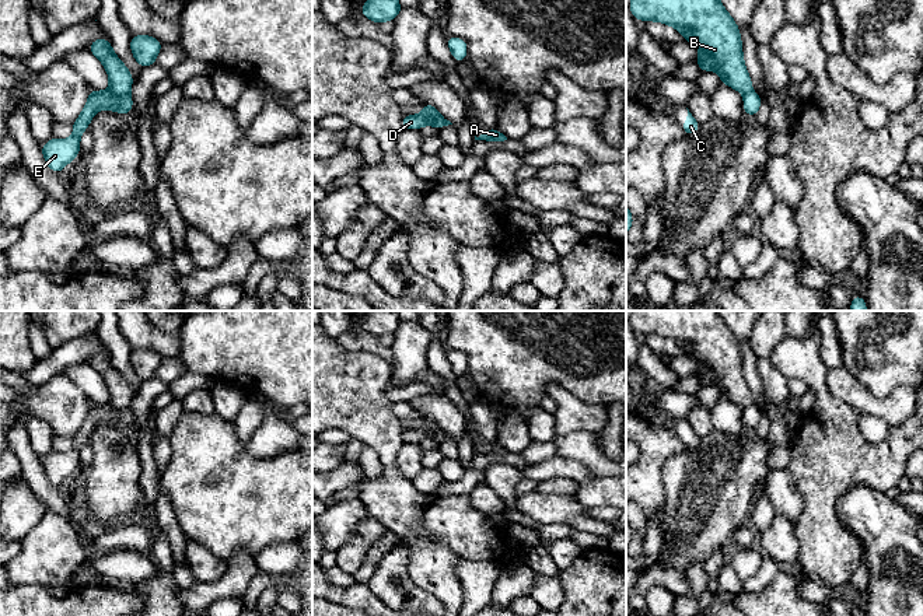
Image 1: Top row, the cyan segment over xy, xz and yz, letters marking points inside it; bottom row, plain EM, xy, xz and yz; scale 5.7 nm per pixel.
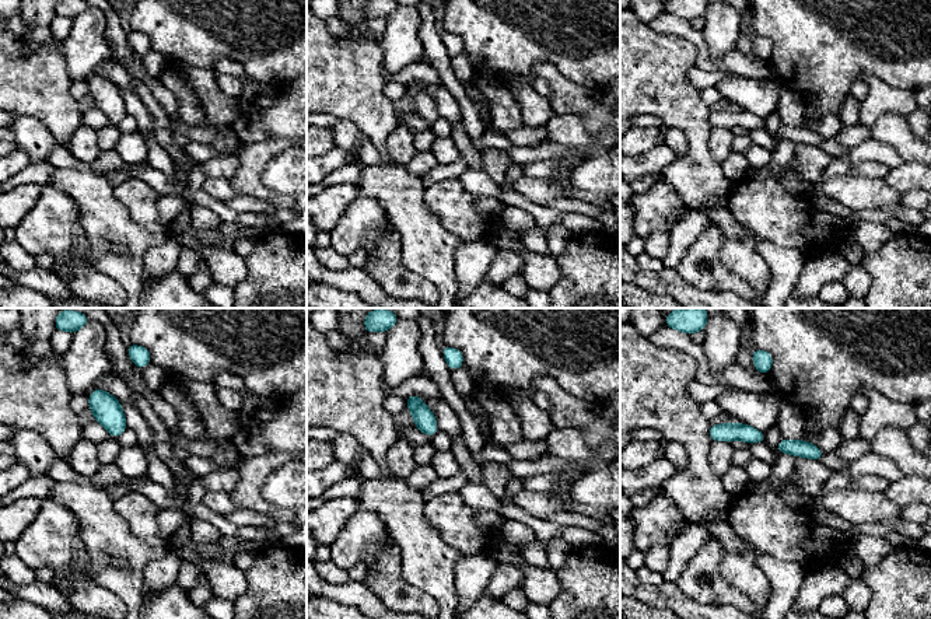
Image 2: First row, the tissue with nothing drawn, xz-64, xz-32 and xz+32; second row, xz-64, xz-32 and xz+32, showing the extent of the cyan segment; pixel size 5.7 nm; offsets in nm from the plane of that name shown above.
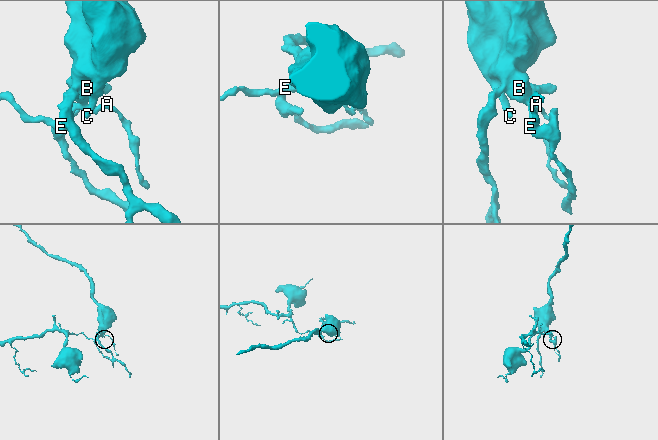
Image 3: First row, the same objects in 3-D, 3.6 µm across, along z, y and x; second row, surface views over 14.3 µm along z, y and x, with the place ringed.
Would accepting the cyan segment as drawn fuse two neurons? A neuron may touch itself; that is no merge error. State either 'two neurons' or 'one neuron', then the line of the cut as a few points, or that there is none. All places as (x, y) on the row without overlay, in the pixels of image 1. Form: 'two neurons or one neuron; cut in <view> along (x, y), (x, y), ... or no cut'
two neurons; cut in xy along (108, 405), (128, 408)

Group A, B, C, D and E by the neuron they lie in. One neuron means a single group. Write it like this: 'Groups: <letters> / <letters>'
Groups: A D E / B C

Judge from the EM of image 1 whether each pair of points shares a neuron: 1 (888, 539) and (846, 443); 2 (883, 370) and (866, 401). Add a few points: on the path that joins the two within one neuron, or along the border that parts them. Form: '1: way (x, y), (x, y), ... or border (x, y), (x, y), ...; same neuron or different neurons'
1: border (884, 492), (855, 485), (838, 499), (836, 504); different neurons
2: border (848, 370), (878, 396), (904, 387); different neurons

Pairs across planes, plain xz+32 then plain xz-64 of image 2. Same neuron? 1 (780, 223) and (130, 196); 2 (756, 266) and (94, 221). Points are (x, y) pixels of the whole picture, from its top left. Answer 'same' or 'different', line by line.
1: same
2: same

